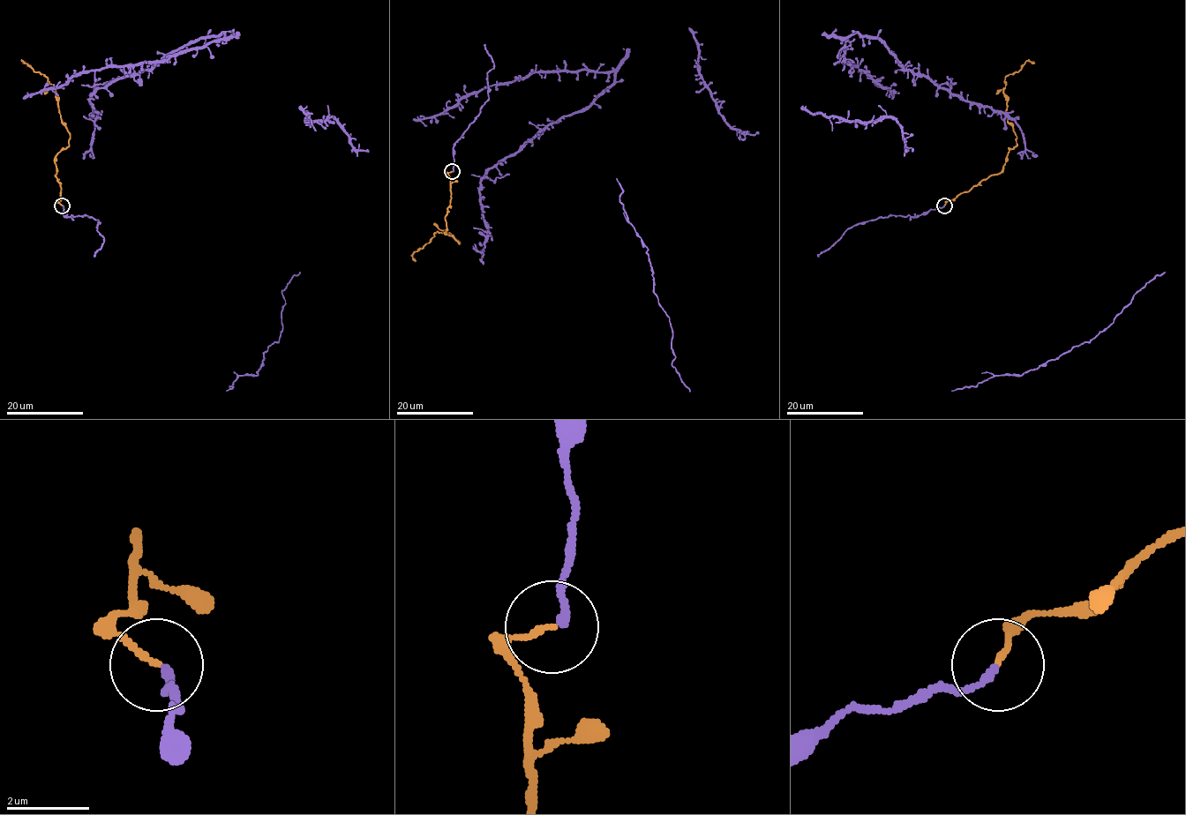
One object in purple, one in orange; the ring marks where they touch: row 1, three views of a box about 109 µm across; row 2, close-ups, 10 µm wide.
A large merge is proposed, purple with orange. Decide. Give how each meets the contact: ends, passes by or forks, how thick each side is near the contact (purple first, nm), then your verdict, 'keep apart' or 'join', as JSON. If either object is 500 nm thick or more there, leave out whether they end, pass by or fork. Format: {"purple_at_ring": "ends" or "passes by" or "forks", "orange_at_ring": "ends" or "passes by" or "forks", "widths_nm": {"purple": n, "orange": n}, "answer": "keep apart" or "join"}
{"purple_at_ring": "ends", "orange_at_ring": "ends", "widths_nm": {"purple": 170, "orange": 140}, "answer": "join"}

